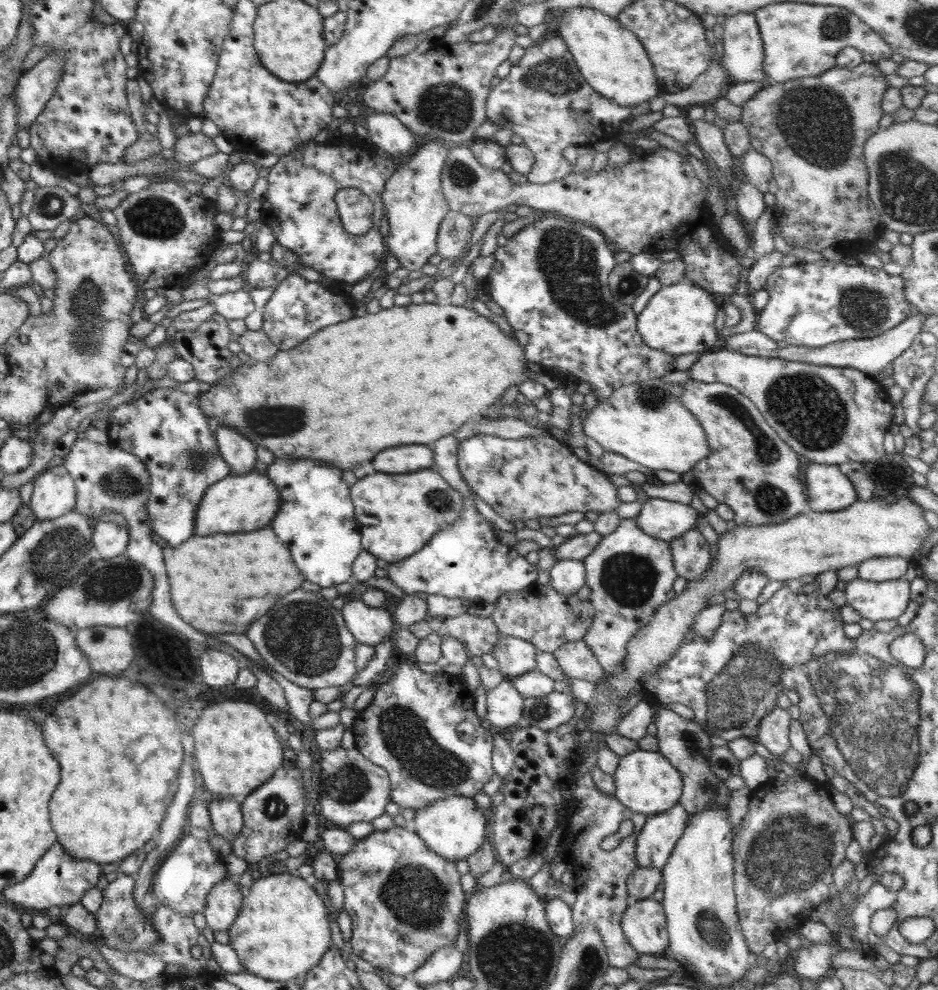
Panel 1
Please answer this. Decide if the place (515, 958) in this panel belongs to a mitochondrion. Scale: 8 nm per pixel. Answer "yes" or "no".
yes

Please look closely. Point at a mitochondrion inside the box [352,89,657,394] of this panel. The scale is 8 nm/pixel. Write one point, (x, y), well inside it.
(568, 259)

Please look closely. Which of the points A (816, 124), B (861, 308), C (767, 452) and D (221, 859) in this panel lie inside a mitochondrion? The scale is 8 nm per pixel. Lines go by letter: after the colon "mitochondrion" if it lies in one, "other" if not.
A: mitochondrion
B: mitochondrion
C: mitochondrion
D: other

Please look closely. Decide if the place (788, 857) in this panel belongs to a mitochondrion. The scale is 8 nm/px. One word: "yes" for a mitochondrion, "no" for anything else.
yes

